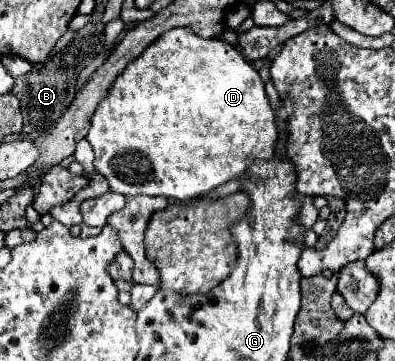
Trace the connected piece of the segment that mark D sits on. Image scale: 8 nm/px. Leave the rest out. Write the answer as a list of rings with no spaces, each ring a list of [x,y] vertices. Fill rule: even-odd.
[[[173,28],[165,34],[161,34],[153,44],[149,44],[113,80],[107,94],[99,100],[99,104],[95,108],[87,140],[91,142],[91,146],[95,150],[95,170],[105,176],[105,180],[109,182],[109,188],[113,192],[119,192],[123,196],[137,196],[137,194],[165,196],[165,198],[175,198],[179,202],[189,202],[189,200],[197,200],[199,196],[211,192],[213,188],[241,176],[245,172],[247,164],[253,158],[271,158],[273,156],[273,146],[275,146],[275,140],[277,140],[277,128],[275,128],[273,118],[275,118],[275,112],[269,104],[269,98],[265,94],[265,84],[263,84],[259,72],[249,62],[245,62],[245,58],[241,54],[237,54],[237,50],[229,42],[225,42],[221,38],[205,40],[205,38],[197,36],[191,28]]]

